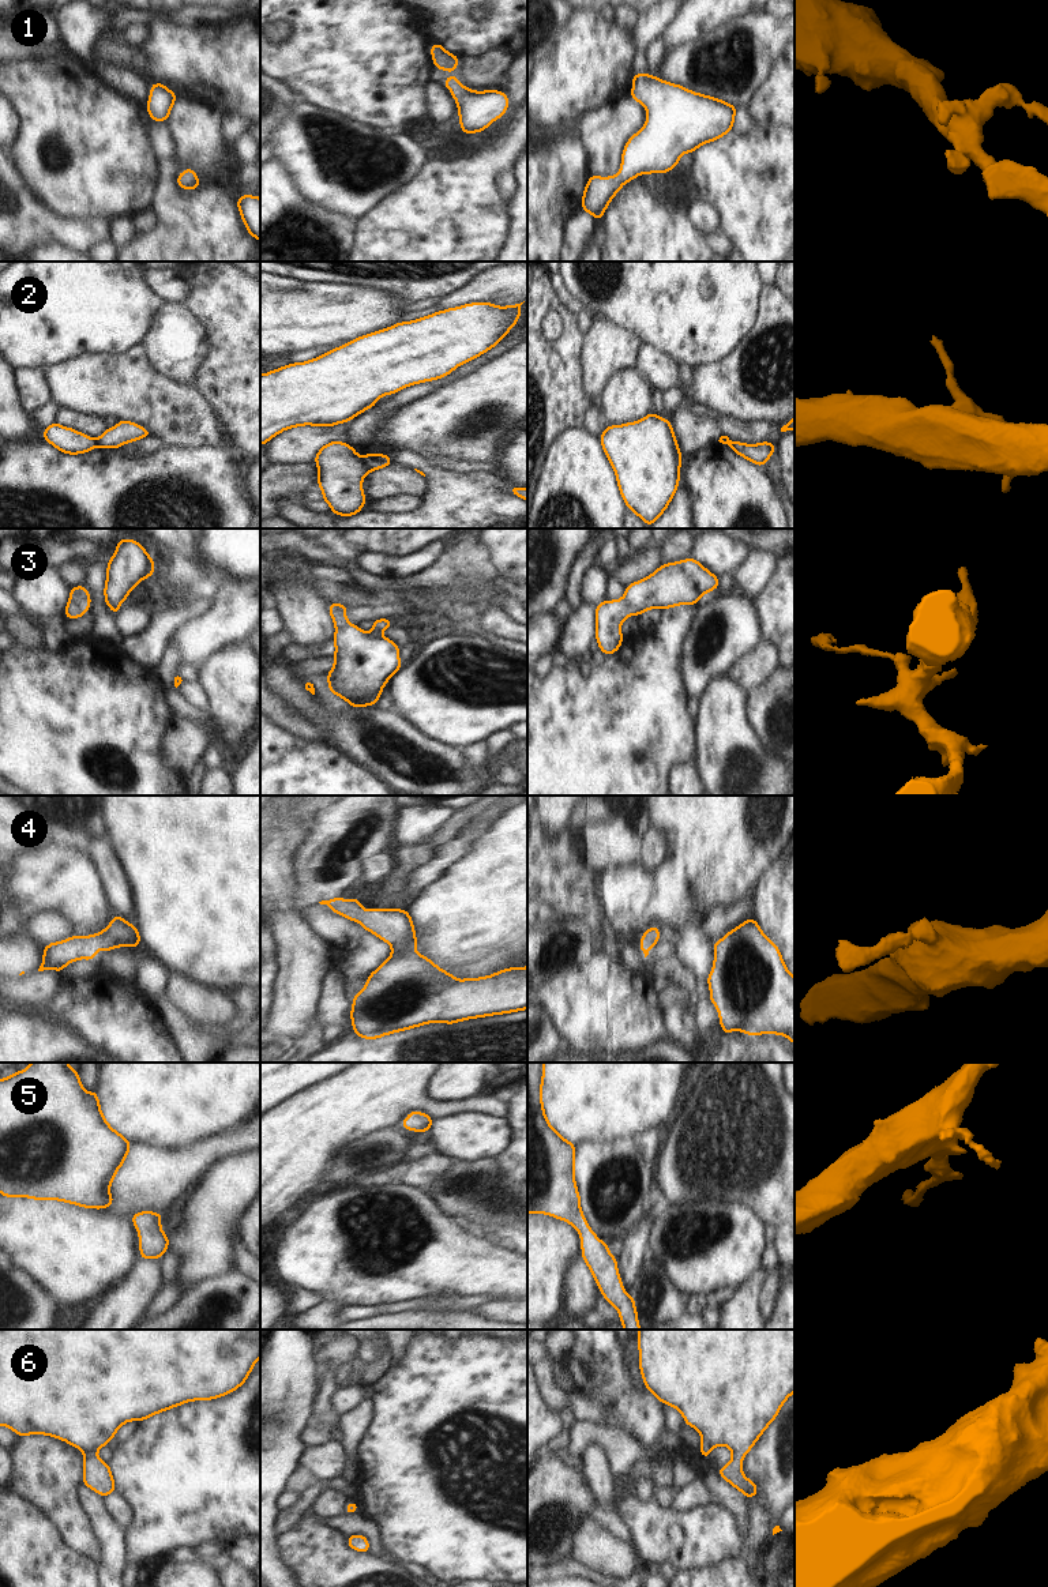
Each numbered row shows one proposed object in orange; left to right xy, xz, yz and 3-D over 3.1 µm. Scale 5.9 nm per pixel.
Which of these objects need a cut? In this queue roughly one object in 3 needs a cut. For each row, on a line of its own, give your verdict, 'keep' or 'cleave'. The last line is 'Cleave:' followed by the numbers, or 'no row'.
1: keep
2: cleave
3: keep
4: keep
5: keep
6: keep
Cleave: 2

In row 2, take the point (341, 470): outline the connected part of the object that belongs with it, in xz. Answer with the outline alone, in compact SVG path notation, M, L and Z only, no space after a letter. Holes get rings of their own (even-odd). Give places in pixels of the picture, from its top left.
M342 441L323 445L313 462L318 465L318 485L331 512L352 516L361 512L367 501L363 478L369 473L354 448Z

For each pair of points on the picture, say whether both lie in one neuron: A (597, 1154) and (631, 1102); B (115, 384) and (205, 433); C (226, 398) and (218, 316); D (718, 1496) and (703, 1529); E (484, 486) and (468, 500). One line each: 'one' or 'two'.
A: two
B: one
C: one
D: two
E: one

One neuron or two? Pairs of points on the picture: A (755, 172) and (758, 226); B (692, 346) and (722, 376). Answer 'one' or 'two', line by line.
A: one
B: two

